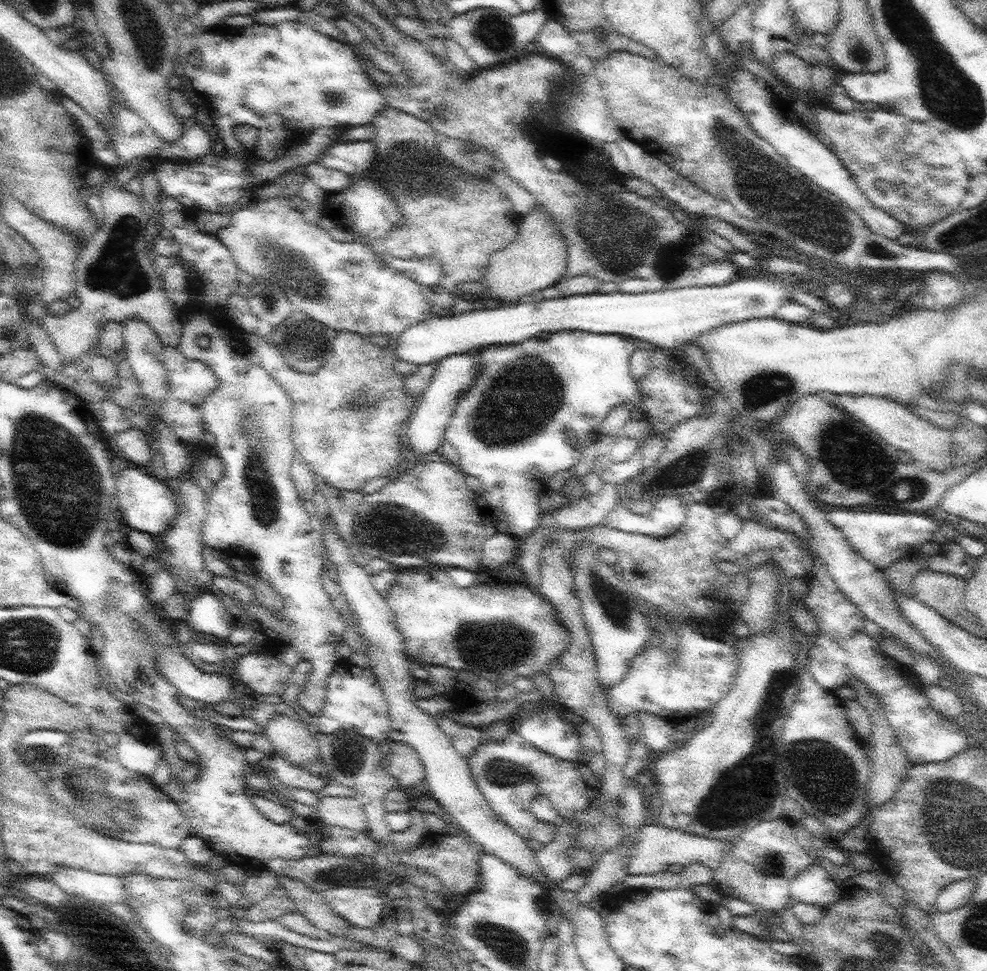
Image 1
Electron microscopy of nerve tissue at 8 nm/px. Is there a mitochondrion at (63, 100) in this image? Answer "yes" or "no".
no

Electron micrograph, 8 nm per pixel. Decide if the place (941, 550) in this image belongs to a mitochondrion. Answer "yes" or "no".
no

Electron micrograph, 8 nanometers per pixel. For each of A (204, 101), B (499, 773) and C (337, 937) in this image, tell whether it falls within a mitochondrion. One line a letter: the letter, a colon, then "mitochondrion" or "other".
A: other
B: mitochondrion
C: other

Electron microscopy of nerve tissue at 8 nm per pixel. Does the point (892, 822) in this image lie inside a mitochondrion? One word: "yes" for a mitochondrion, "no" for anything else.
no

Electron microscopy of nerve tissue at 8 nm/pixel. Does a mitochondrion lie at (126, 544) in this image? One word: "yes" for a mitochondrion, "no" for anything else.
no

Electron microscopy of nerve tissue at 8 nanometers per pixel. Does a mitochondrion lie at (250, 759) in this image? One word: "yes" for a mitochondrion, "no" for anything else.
no

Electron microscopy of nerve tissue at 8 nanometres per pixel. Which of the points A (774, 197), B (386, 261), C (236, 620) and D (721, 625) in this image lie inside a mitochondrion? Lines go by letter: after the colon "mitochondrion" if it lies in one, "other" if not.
A: mitochondrion
B: other
C: other
D: other

